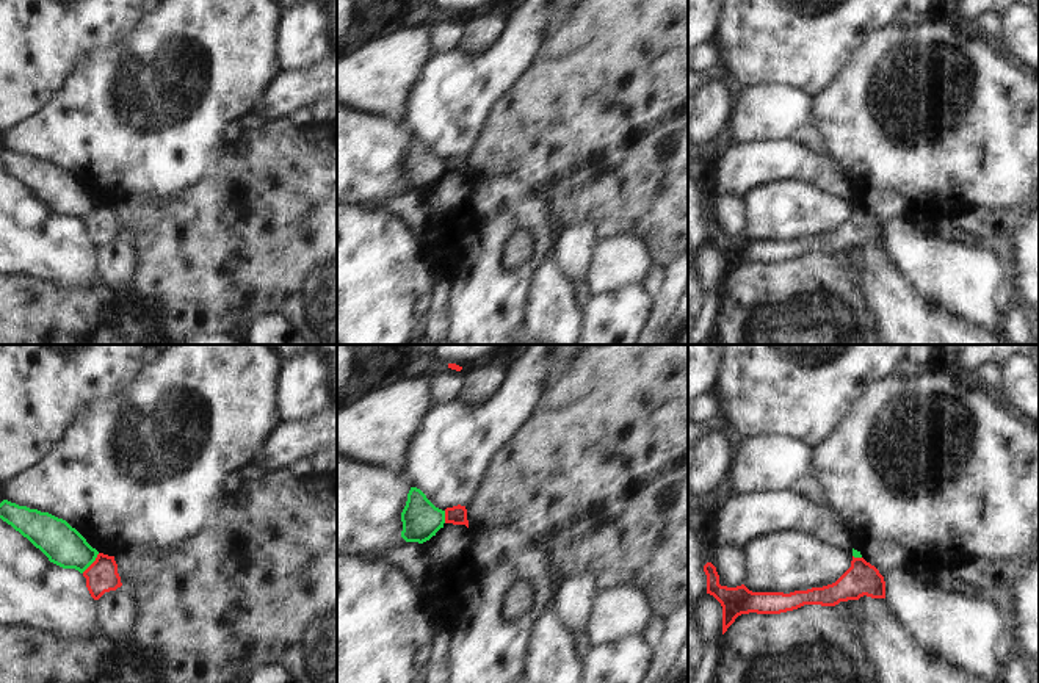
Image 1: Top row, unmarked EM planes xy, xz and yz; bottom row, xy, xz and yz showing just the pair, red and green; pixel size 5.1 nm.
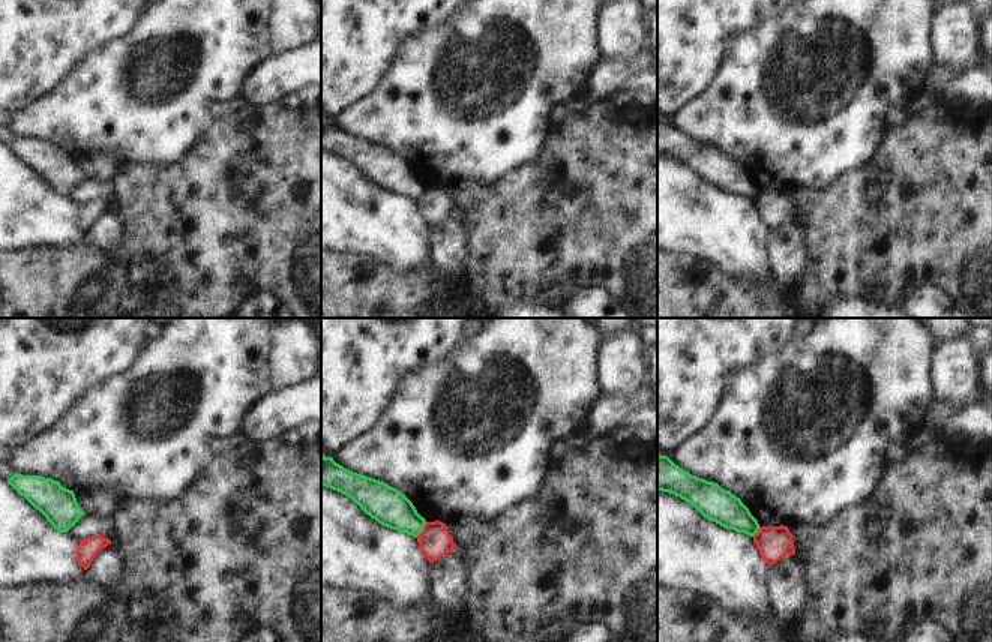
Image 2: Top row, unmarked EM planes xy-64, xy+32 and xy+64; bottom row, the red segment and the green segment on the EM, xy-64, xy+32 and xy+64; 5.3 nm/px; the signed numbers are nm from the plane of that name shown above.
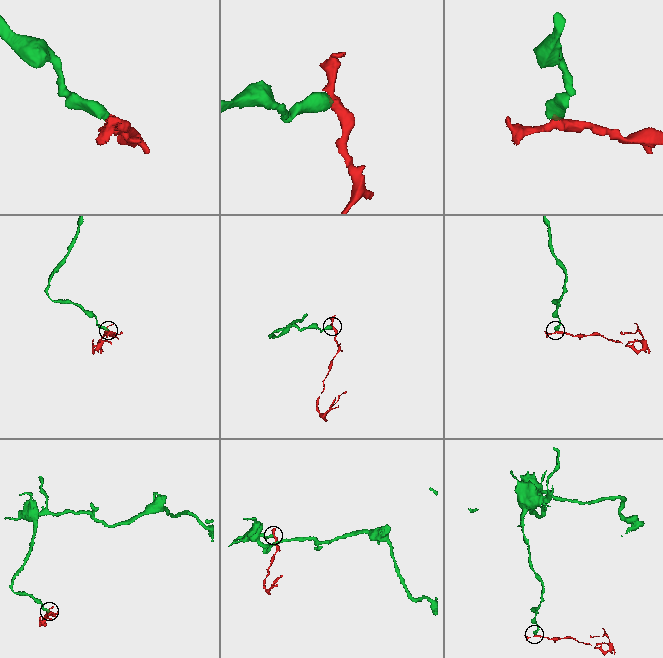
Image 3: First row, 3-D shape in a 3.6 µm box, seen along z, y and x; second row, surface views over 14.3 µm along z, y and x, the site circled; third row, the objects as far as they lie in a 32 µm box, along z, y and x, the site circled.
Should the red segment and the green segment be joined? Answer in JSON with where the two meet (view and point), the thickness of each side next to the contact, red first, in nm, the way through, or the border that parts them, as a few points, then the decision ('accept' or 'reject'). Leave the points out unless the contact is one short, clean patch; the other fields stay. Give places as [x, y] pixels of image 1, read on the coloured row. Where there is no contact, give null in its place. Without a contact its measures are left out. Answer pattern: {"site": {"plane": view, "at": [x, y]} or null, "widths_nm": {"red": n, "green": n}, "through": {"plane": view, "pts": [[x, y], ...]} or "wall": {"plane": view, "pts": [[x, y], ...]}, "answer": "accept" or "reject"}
{"site": {"plane": "xy", "at": [93, 563]}, "widths_nm": {"red": 160, "green": 200}, "wall": {"plane": "xy", "pts": [[99, 553], [82, 572]]}, "answer": "reject"}

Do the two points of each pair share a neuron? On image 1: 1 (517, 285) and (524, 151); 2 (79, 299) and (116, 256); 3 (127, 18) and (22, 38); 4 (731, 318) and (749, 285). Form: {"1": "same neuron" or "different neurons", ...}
{"1": "different neurons", "2": "different neurons", "3": "same neuron", "4": "same neuron"}

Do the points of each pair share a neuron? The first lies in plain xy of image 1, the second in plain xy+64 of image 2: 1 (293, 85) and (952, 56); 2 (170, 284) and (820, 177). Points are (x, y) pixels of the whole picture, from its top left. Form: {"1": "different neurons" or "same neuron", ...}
{"1": "different neurons", "2": "different neurons"}

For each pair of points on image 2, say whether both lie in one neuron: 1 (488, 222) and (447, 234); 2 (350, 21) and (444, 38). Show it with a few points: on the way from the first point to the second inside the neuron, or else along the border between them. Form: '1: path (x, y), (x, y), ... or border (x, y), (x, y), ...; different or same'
1: border (455, 215), (465, 234), (467, 264); different
2: border (426, 30), (419, 35); different

